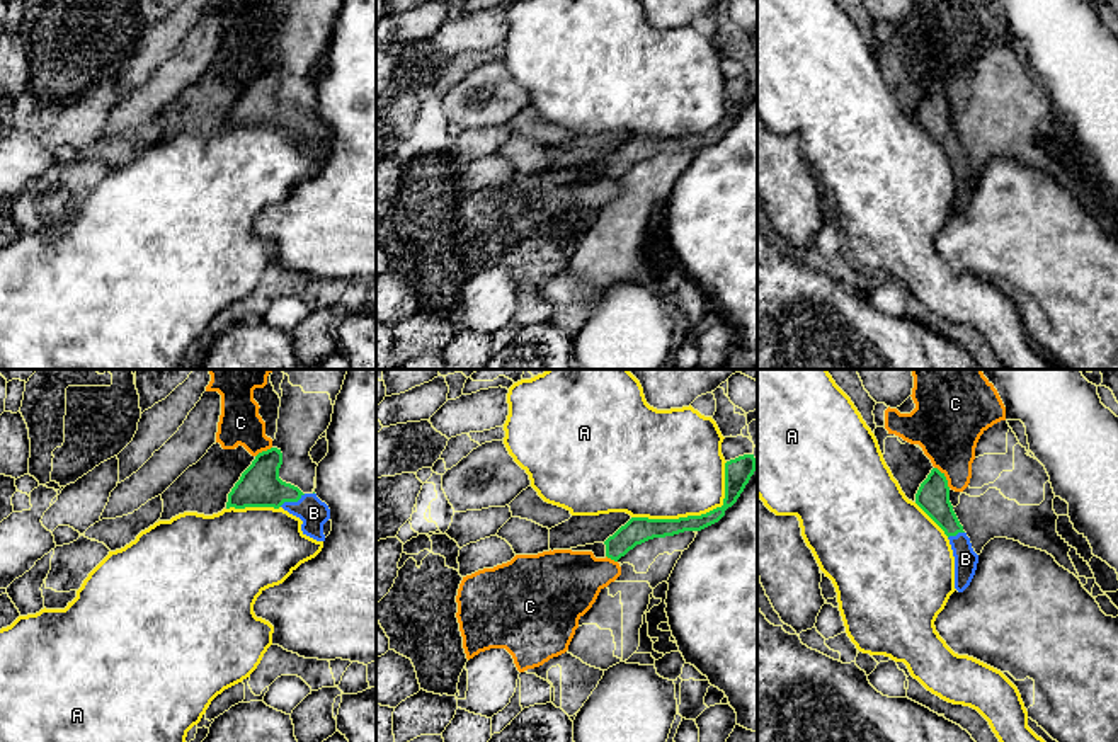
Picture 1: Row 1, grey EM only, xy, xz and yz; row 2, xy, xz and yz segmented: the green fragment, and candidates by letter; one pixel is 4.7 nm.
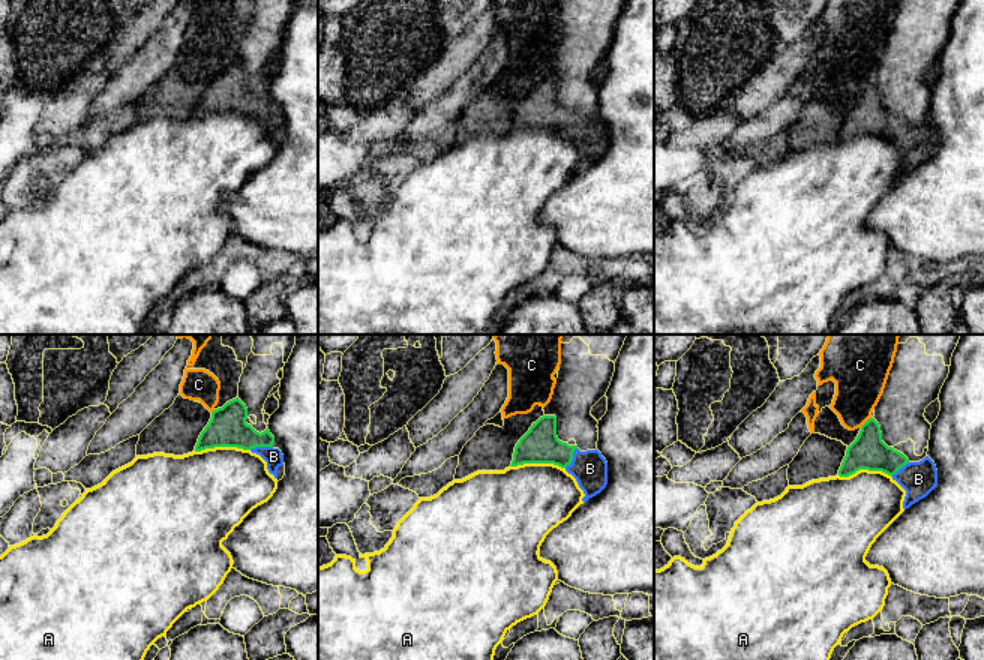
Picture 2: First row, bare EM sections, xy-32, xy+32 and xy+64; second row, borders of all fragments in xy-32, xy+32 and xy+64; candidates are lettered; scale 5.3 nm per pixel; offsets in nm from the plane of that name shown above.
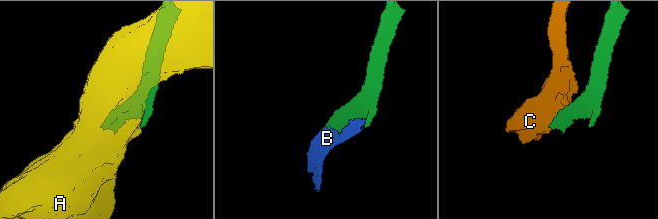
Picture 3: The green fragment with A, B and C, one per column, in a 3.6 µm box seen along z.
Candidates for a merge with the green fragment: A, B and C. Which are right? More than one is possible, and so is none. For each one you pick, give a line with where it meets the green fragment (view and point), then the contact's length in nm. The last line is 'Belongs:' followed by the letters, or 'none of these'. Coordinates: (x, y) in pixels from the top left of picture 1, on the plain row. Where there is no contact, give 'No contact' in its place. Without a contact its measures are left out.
B: Touches green at xy (291, 119). Shared border 140 nm
Belongs: B

